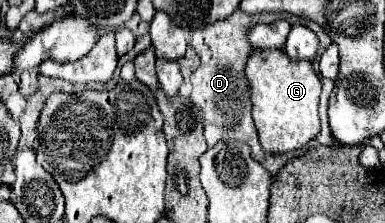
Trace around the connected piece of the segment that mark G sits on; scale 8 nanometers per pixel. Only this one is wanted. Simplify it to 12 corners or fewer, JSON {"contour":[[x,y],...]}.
{"contour":[[254,50],[246,64],[264,152],[320,132],[322,82],[310,62]]}

